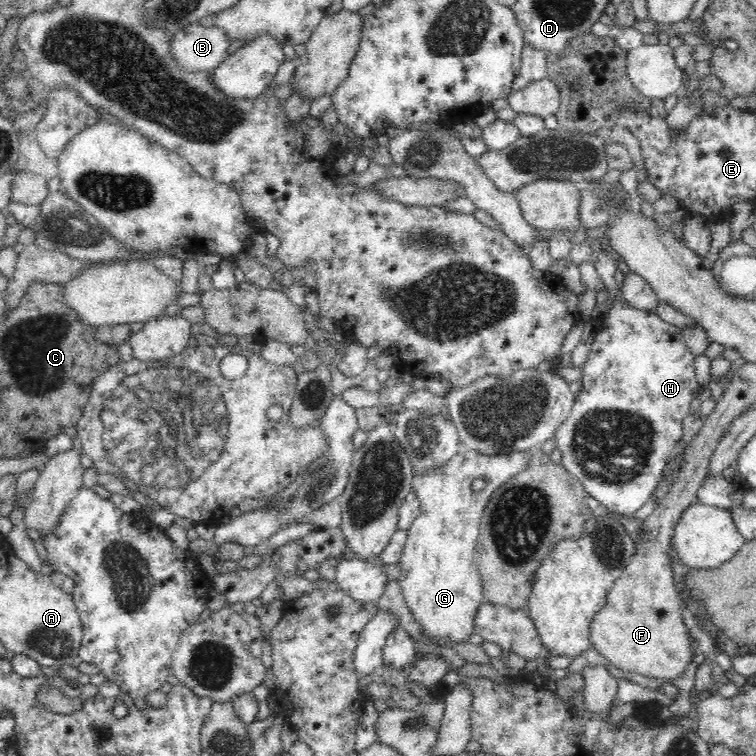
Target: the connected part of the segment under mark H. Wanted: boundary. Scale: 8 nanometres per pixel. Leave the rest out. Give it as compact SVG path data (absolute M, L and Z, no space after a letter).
M621 301L601 315L604 326L595 334L581 368L580 390L574 393L575 404L553 438L561 451L561 463L582 482L587 495L611 513L632 515L654 495L682 440L684 416L698 391L695 356L687 348L681 329L662 320L656 309L638 310Z

